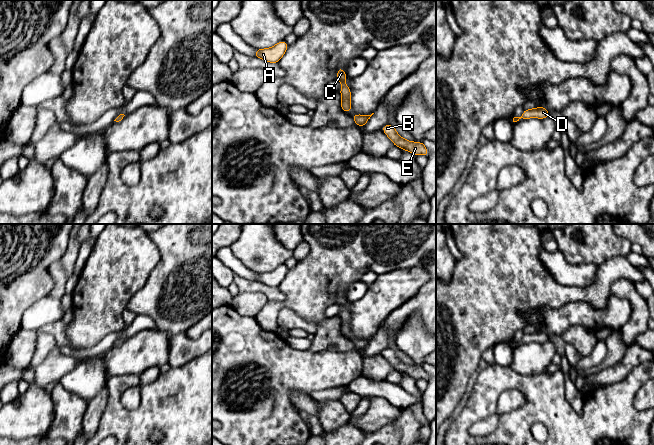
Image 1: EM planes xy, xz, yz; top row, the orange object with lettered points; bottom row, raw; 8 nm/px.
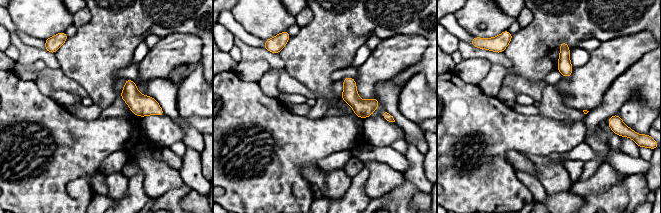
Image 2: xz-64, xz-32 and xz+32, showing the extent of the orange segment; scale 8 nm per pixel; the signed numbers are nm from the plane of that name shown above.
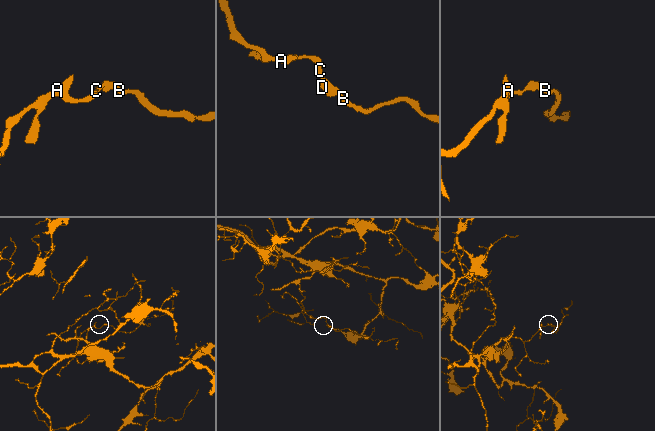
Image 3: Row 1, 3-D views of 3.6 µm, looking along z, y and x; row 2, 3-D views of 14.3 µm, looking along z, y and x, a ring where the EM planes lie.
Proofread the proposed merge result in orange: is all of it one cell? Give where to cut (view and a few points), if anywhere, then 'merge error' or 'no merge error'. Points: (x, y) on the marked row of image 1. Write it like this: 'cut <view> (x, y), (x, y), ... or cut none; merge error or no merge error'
cut none; no merge error

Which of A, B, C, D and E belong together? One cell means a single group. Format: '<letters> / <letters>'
A B C D E

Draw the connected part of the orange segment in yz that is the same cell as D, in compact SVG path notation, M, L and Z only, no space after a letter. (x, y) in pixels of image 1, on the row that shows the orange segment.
M536 107L535 109L525 109L521 117L511 116L511 123L515 125L521 119L539 118L545 119L550 115L550 112L545 107Z

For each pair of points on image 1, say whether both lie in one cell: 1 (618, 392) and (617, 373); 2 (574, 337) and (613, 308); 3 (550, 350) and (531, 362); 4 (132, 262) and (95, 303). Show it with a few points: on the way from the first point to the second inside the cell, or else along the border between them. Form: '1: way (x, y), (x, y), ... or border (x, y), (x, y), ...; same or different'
1: border (635, 366), (620, 380), (599, 386); different
2: border (595, 331), (581, 326), (570, 326), (562, 335); different
3: way (545, 352), (536, 357); same
4: way (122, 272), (102, 293); same

